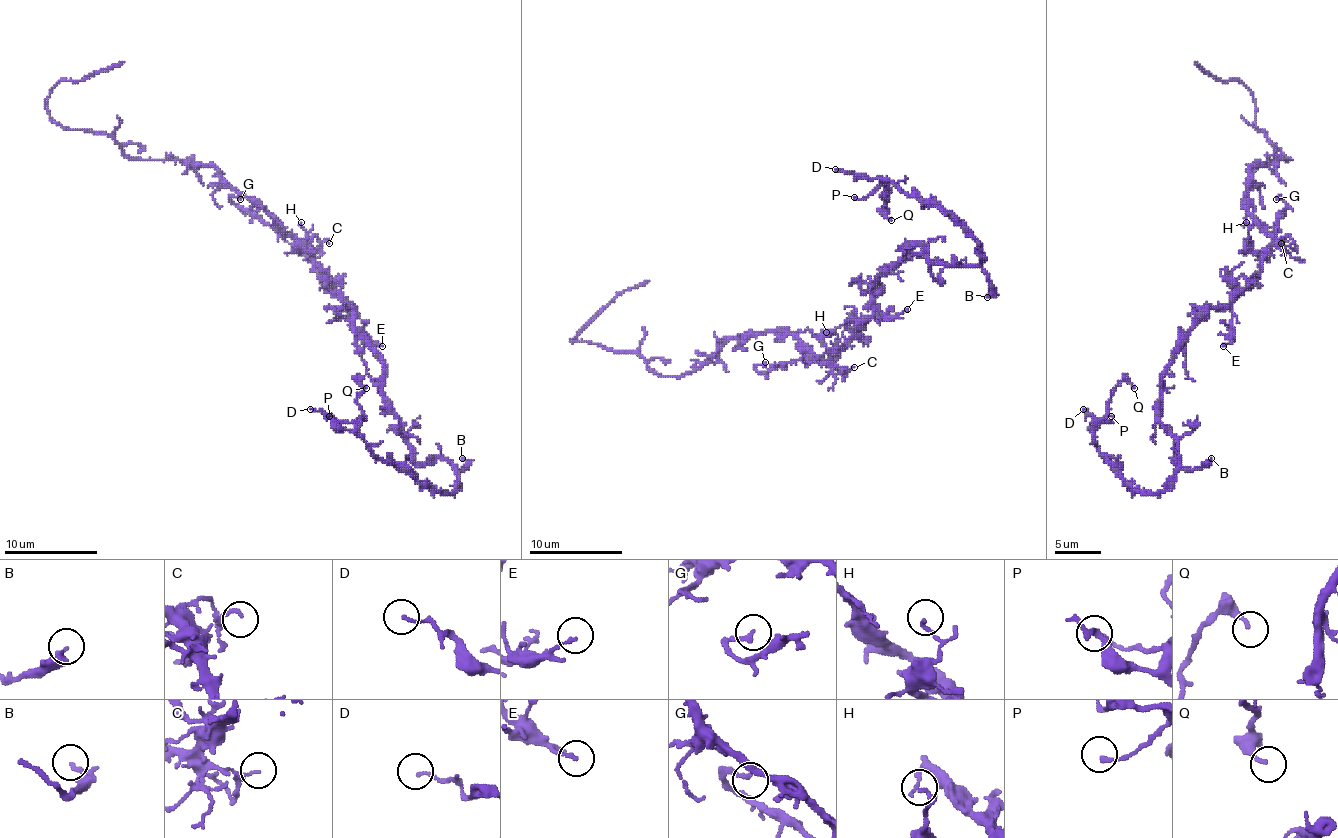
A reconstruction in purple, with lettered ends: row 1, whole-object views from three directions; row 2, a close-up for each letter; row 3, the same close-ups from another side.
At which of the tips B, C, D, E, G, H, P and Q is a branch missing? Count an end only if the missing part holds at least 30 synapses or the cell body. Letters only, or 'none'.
none

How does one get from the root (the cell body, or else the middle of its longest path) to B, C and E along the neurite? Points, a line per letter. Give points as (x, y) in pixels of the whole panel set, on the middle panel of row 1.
B: (861, 325), (872, 313), (877, 281), (914, 246), (942, 264), (977, 264), (989, 283), (987, 297)
C: (861, 325), (833, 360), (845, 369), (854, 367)
E: (861, 325), (870, 318), (896, 318), (907, 309)

